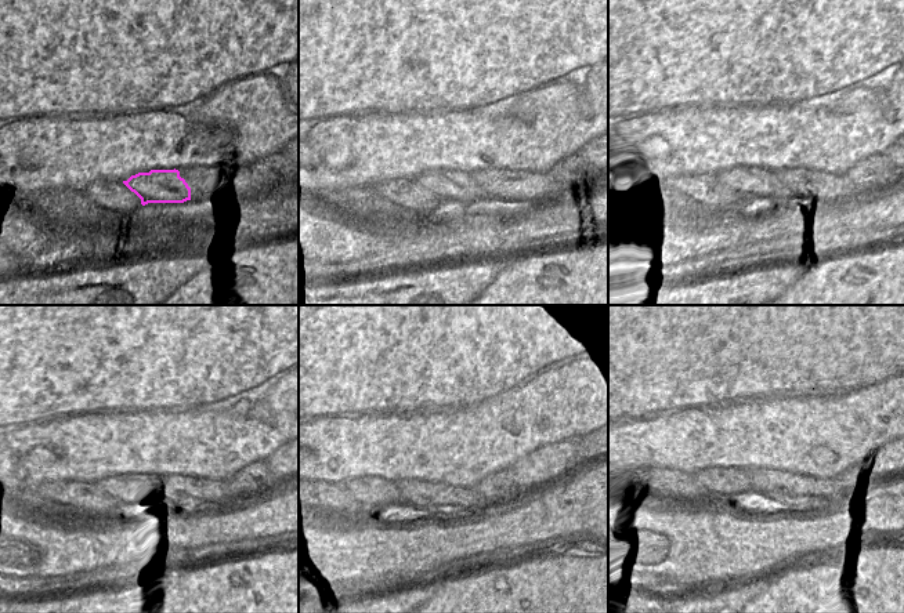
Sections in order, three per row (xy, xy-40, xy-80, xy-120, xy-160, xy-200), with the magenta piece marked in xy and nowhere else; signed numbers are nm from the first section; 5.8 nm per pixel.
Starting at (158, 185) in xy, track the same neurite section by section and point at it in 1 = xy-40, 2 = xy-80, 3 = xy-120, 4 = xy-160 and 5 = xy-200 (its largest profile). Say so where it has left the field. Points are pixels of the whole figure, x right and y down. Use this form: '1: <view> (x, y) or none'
1: xy-40 (459, 187)
2: xy-80 (760, 185)
3: xy-120 (129, 493)
4: xy-160 (429, 496)
5: xy-200 (729, 488)

